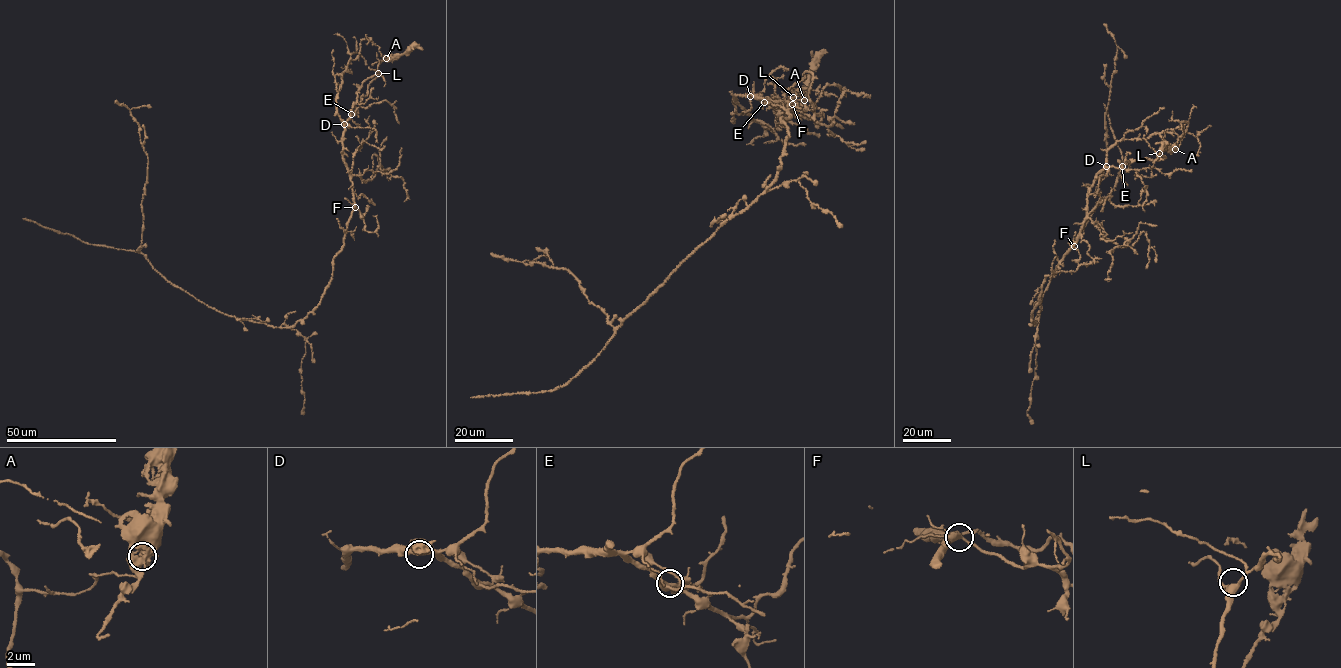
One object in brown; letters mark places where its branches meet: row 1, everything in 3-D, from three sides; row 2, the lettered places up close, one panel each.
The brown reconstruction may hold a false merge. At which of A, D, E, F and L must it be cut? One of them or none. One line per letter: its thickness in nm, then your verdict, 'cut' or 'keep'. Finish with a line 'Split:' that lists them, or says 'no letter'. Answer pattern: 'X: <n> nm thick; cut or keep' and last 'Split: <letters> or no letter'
A: 550 nm thick; cut
D: 440 nm thick; keep
E: 400 nm thick; keep
F: 420 nm thick; keep
L: 380 nm thick; keep
Split: A

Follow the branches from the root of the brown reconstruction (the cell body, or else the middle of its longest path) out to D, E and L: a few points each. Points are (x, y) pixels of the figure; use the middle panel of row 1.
D: (783, 151), (789, 135), (781, 120), (790, 116), (786, 109), (790, 104), (748, 93), (750, 96)
E: (783, 151), (789, 135), (781, 120), (790, 116), (786, 109), (790, 104), (748, 93), (764, 102)
L: (783, 151), (789, 135), (781, 120), (790, 116), (790, 104), (748, 93), (786, 121), (793, 97)

